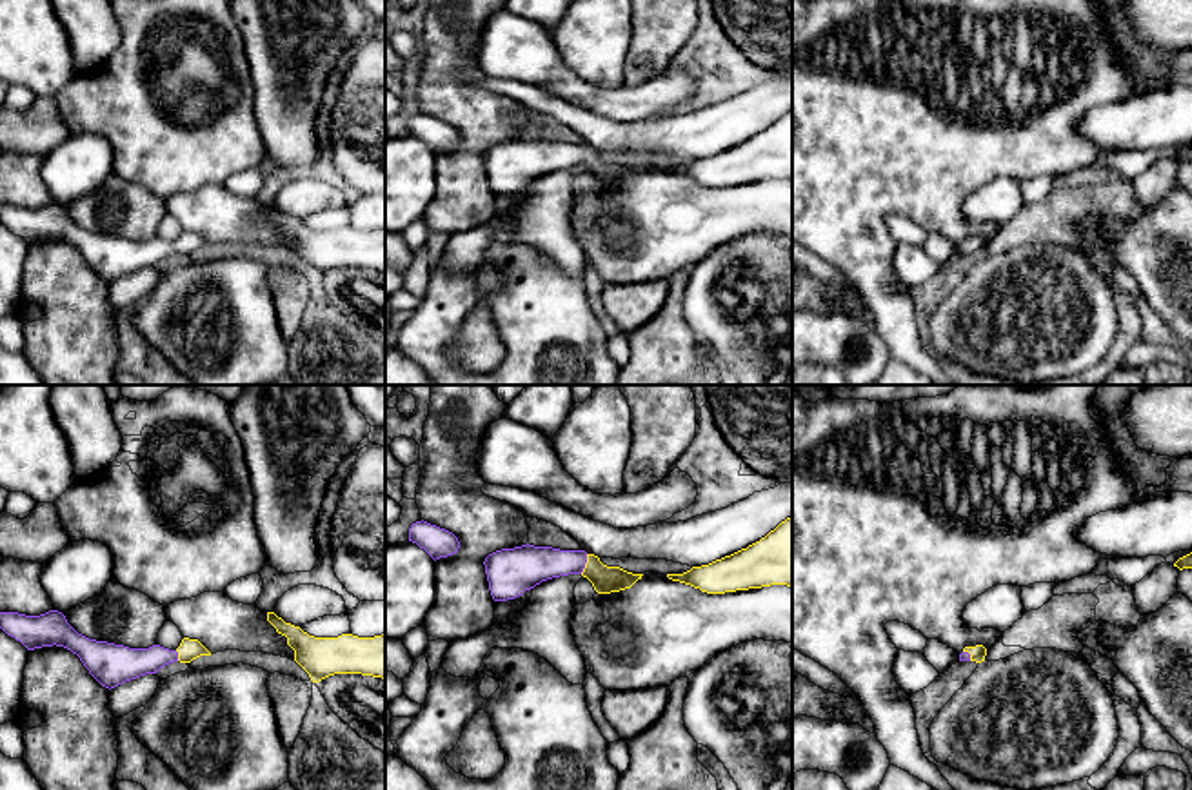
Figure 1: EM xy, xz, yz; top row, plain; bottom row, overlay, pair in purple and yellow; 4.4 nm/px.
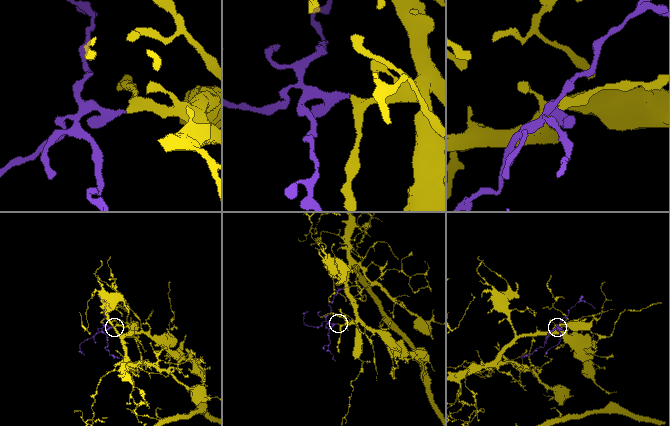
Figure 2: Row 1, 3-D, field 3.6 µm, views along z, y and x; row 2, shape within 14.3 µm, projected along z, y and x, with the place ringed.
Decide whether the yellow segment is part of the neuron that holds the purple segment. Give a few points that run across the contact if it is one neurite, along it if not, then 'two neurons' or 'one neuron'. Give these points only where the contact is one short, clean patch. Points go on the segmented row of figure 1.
line xz (529, 565), (586, 562), (605, 580); one neuron

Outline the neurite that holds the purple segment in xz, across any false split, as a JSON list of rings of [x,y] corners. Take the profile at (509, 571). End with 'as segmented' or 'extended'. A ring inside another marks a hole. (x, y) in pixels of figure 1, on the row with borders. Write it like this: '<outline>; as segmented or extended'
[[[522,545],[489,554],[483,561],[489,590],[494,601],[507,601],[534,588],[541,581],[581,574],[598,594],[631,588],[643,574],[607,567],[585,550]]]; extended

